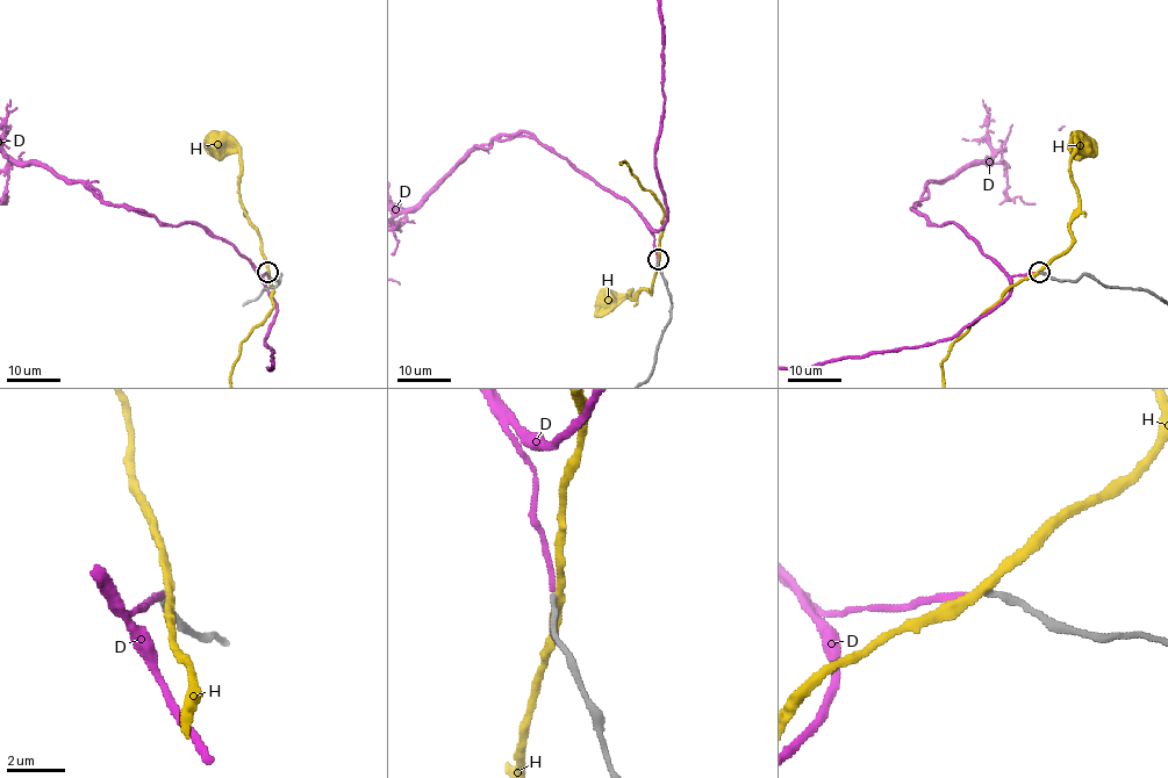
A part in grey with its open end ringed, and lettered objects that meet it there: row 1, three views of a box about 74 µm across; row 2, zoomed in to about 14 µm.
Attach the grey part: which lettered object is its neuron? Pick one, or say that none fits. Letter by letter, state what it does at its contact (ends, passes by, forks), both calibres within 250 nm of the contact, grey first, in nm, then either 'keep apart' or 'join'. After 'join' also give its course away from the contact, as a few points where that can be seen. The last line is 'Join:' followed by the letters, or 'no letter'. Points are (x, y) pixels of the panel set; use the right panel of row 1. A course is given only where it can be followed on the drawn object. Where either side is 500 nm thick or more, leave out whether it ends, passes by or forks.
D: it ends; calibres 190 and 190 nm; join
H: it passes by; calibres 220 and 280 nm; keep apart
Join: D

